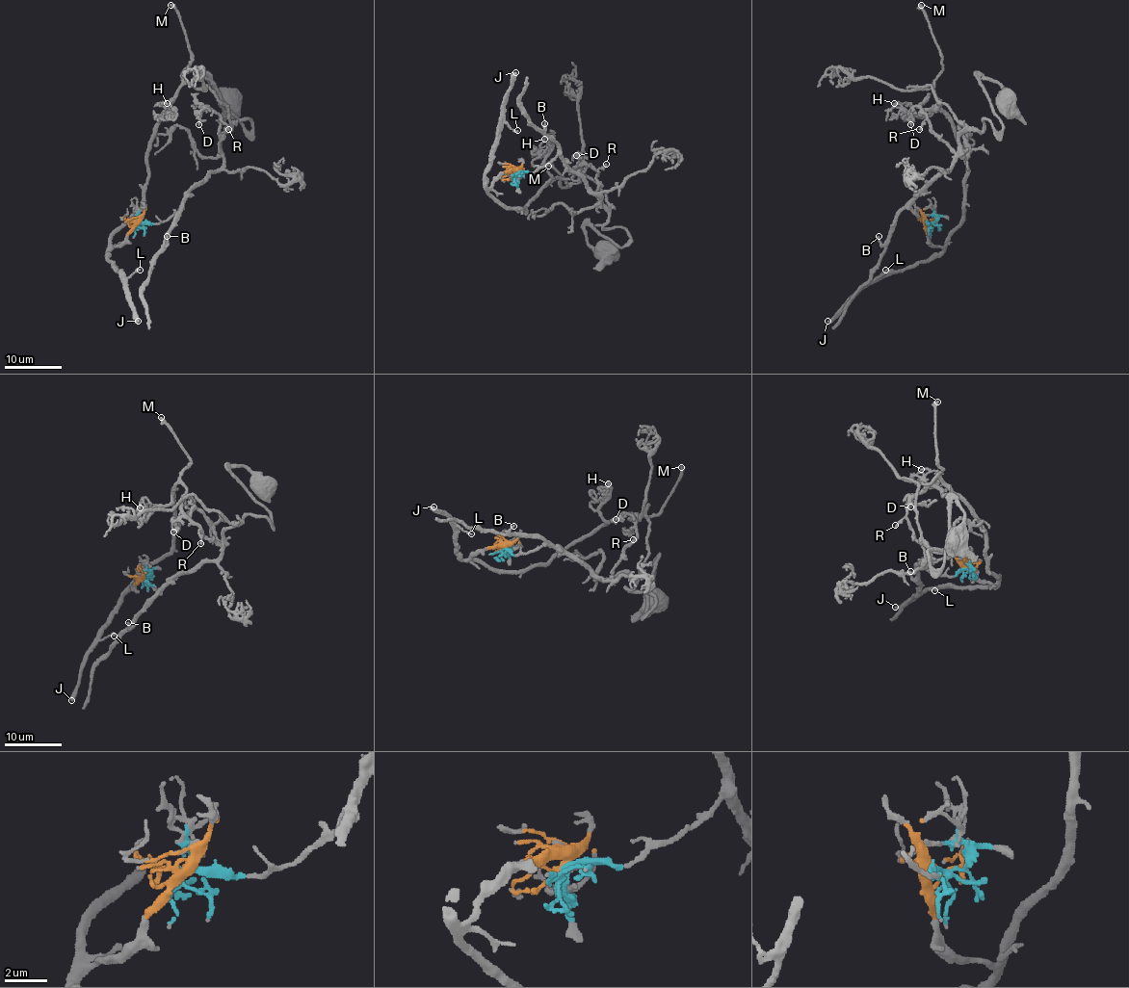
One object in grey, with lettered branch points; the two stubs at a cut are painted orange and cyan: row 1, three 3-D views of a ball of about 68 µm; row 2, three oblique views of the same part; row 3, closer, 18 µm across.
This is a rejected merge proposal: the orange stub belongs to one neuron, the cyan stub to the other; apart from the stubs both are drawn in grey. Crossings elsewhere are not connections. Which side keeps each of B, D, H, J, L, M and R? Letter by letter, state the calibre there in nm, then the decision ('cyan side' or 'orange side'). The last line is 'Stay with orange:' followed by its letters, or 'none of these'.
B: 150 nm thick; cyan side
D: 140 nm thick; cyan side
H: 180 nm thick; orange side
J: 400 nm thick; orange side
L: 160 nm thick; orange side
M: 320 nm thick; orange side
R: 160 nm thick; cyan side
Stay with orange: H, J, L, M

